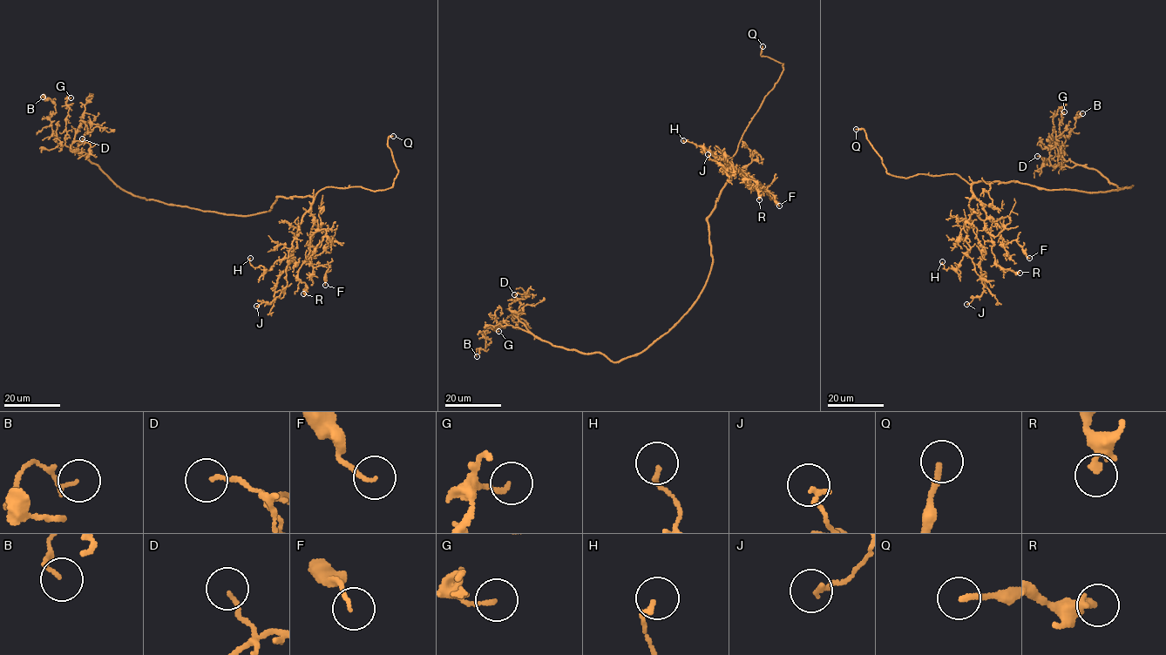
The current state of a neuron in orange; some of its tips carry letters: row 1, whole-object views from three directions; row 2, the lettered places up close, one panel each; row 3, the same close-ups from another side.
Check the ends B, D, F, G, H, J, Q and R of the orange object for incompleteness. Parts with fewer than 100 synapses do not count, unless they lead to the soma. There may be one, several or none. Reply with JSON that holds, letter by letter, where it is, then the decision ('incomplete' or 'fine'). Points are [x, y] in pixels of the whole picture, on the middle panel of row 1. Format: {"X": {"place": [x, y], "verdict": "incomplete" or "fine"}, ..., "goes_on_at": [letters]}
{"B": {"place": [477, 356], "verdict": "fine"}, "D": {"place": [514, 294], "verdict": "fine"}, "F": {"place": [779, 205], "verdict": "fine"}, "G": {"place": [498, 331], "verdict": "fine"}, "H": {"place": [683, 140], "verdict": "fine"}, "J": {"place": [708, 154], "verdict": "fine"}, "Q": {"place": [762, 46], "verdict": "incomplete"}, "R": {"place": [759, 199], "verdict": "fine"}, "goes_on_at": ["Q"]}

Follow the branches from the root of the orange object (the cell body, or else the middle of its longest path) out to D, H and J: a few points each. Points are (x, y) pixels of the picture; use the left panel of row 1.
D: (249, 214), (204, 212), (133, 196), (78, 156), (77, 149), (71, 150), (72, 141), (82, 138)
H: (249, 214), (269, 211), (279, 196), (313, 199), (288, 258), (266, 270), (252, 266), (250, 258)
J: (249, 214), (269, 211), (279, 196), (313, 199), (289, 251), (286, 287), (270, 303), (256, 306)

